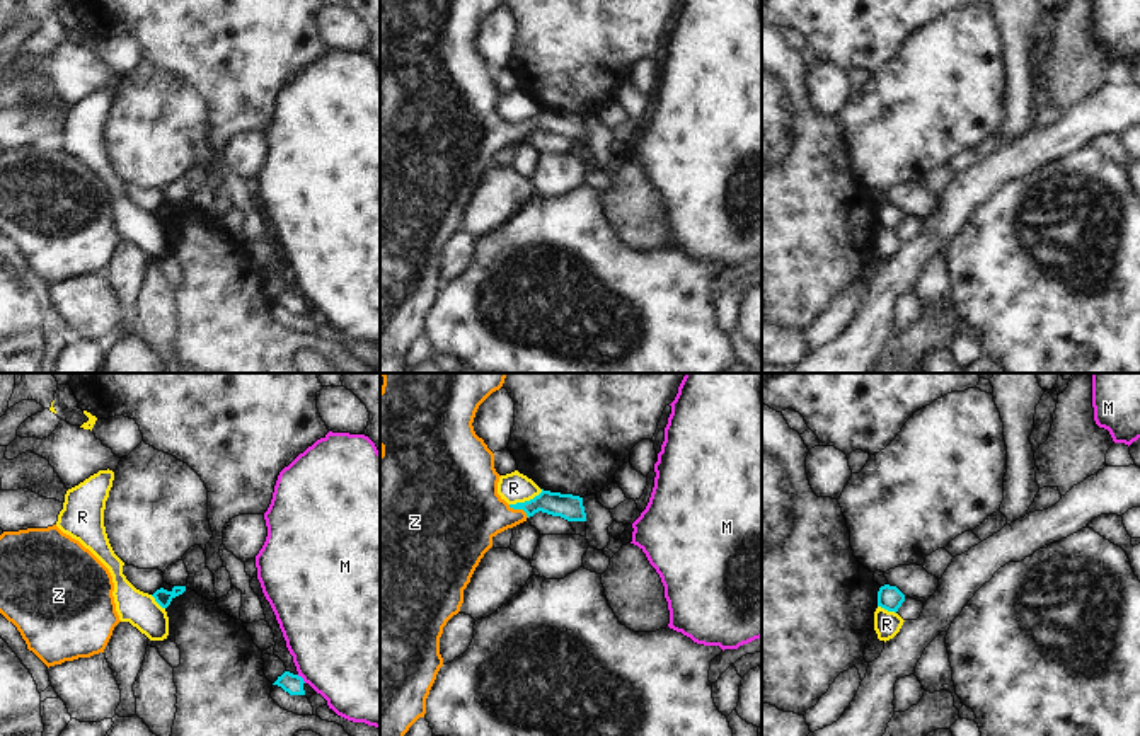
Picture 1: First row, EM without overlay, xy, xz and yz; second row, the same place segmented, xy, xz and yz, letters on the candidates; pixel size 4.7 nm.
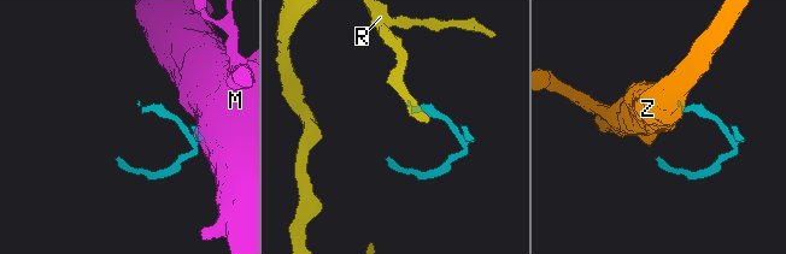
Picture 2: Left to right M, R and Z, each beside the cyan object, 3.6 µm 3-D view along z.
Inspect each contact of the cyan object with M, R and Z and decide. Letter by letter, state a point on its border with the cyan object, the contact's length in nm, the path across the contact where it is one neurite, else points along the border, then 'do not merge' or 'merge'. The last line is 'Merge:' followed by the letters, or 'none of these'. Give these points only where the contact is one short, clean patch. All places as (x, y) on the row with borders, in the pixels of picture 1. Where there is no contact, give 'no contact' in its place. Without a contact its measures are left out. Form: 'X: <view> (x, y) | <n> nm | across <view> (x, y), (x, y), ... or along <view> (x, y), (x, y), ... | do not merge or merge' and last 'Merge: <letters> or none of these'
M: xy (302, 678) | 60 nm | along xy (297, 675), (305, 682) | do not merge
R: xz (525, 501) | 180 nm | along xz (542, 489), (529, 500), (510, 505) | do not merge
Z: xz (518, 508) | 120 nm | across xz (568, 506), (534, 505), (518, 508), (466, 511) | merge
Merge: Z

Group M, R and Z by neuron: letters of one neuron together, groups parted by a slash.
M / R / Z

